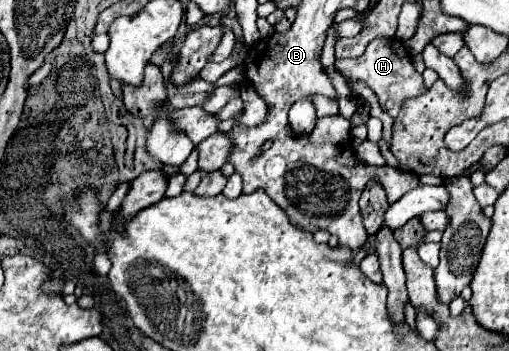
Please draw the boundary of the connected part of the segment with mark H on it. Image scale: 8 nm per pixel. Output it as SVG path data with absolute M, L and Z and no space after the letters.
M375 39L365 49L363 57L337 59L335 67L345 79L365 83L377 95L377 99L381 103L381 109L387 111L393 119L397 117L405 97L417 97L417 95L421 95L425 91L423 77L421 77L421 73L415 71L413 63L409 61L409 51L407 51L405 43L397 41L397 39Z

